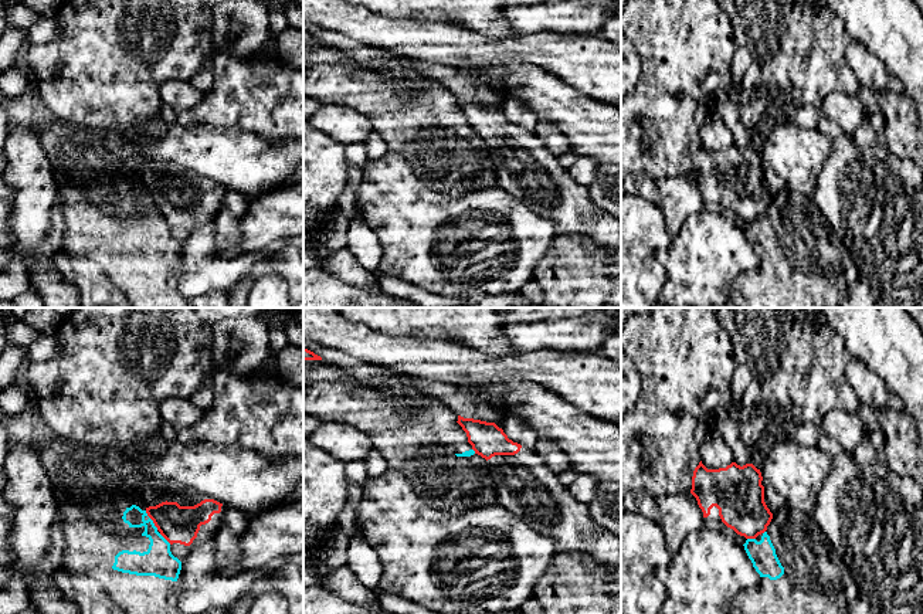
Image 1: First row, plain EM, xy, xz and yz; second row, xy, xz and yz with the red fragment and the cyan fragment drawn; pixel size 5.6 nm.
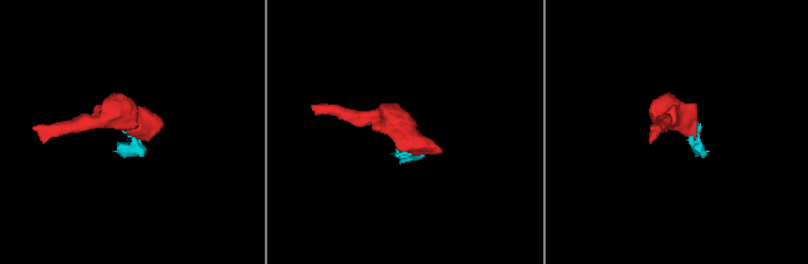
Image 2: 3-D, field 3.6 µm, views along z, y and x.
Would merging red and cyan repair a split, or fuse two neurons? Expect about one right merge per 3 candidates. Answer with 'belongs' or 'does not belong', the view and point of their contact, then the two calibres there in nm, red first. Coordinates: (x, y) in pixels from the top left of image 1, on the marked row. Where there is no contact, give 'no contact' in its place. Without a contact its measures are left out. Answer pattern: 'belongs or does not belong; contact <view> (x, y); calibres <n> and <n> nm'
does not belong; contact xy (152, 519); calibres 220 and 170 nm

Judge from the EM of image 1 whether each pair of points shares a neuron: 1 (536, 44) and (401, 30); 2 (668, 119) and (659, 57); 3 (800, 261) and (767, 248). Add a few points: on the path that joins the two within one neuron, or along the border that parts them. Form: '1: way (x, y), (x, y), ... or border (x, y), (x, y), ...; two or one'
1: way (502, 48), (462, 48), (450, 43), (435, 41); one
2: way (668, 104), (668, 73); one
3: way (791, 253), (787, 248), (776, 248); one

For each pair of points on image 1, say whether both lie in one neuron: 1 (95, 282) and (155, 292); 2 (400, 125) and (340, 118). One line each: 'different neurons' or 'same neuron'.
1: different neurons
2: different neurons

